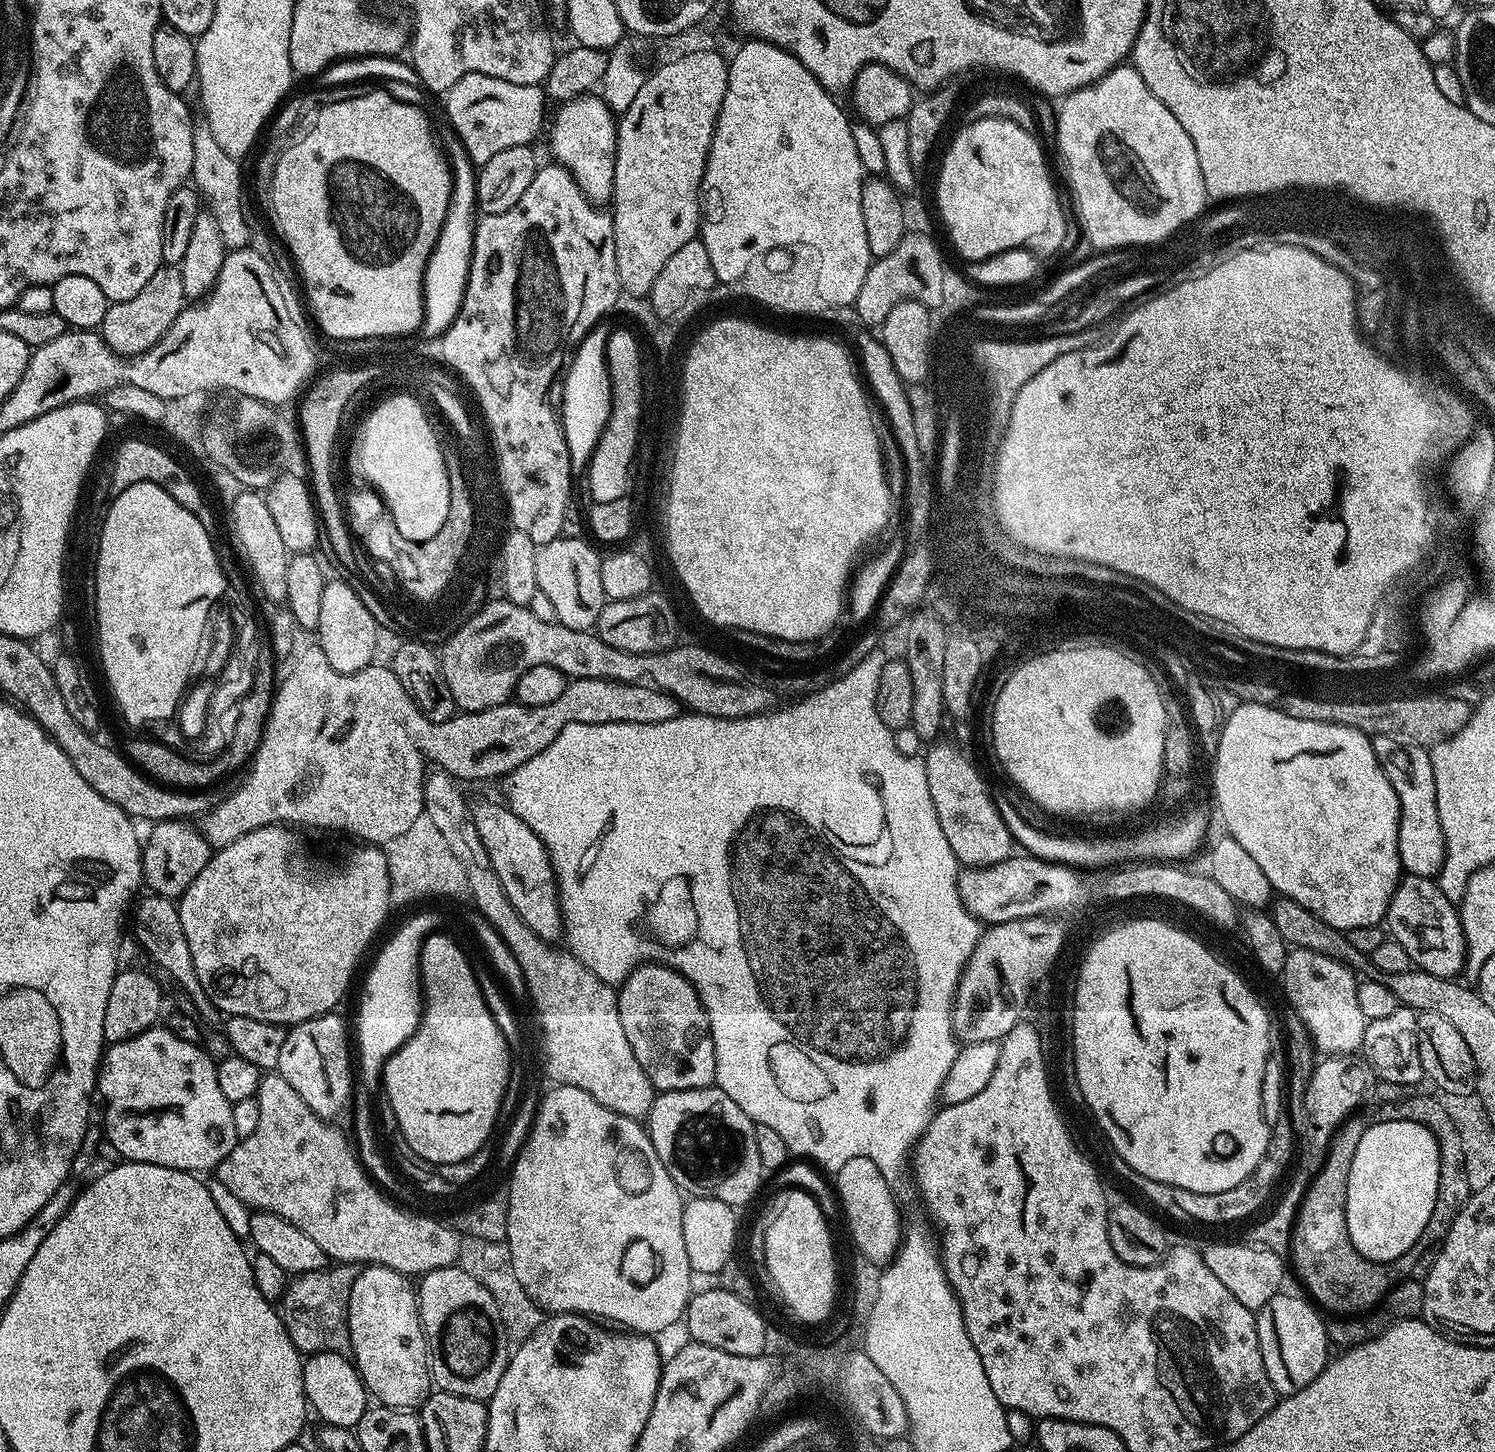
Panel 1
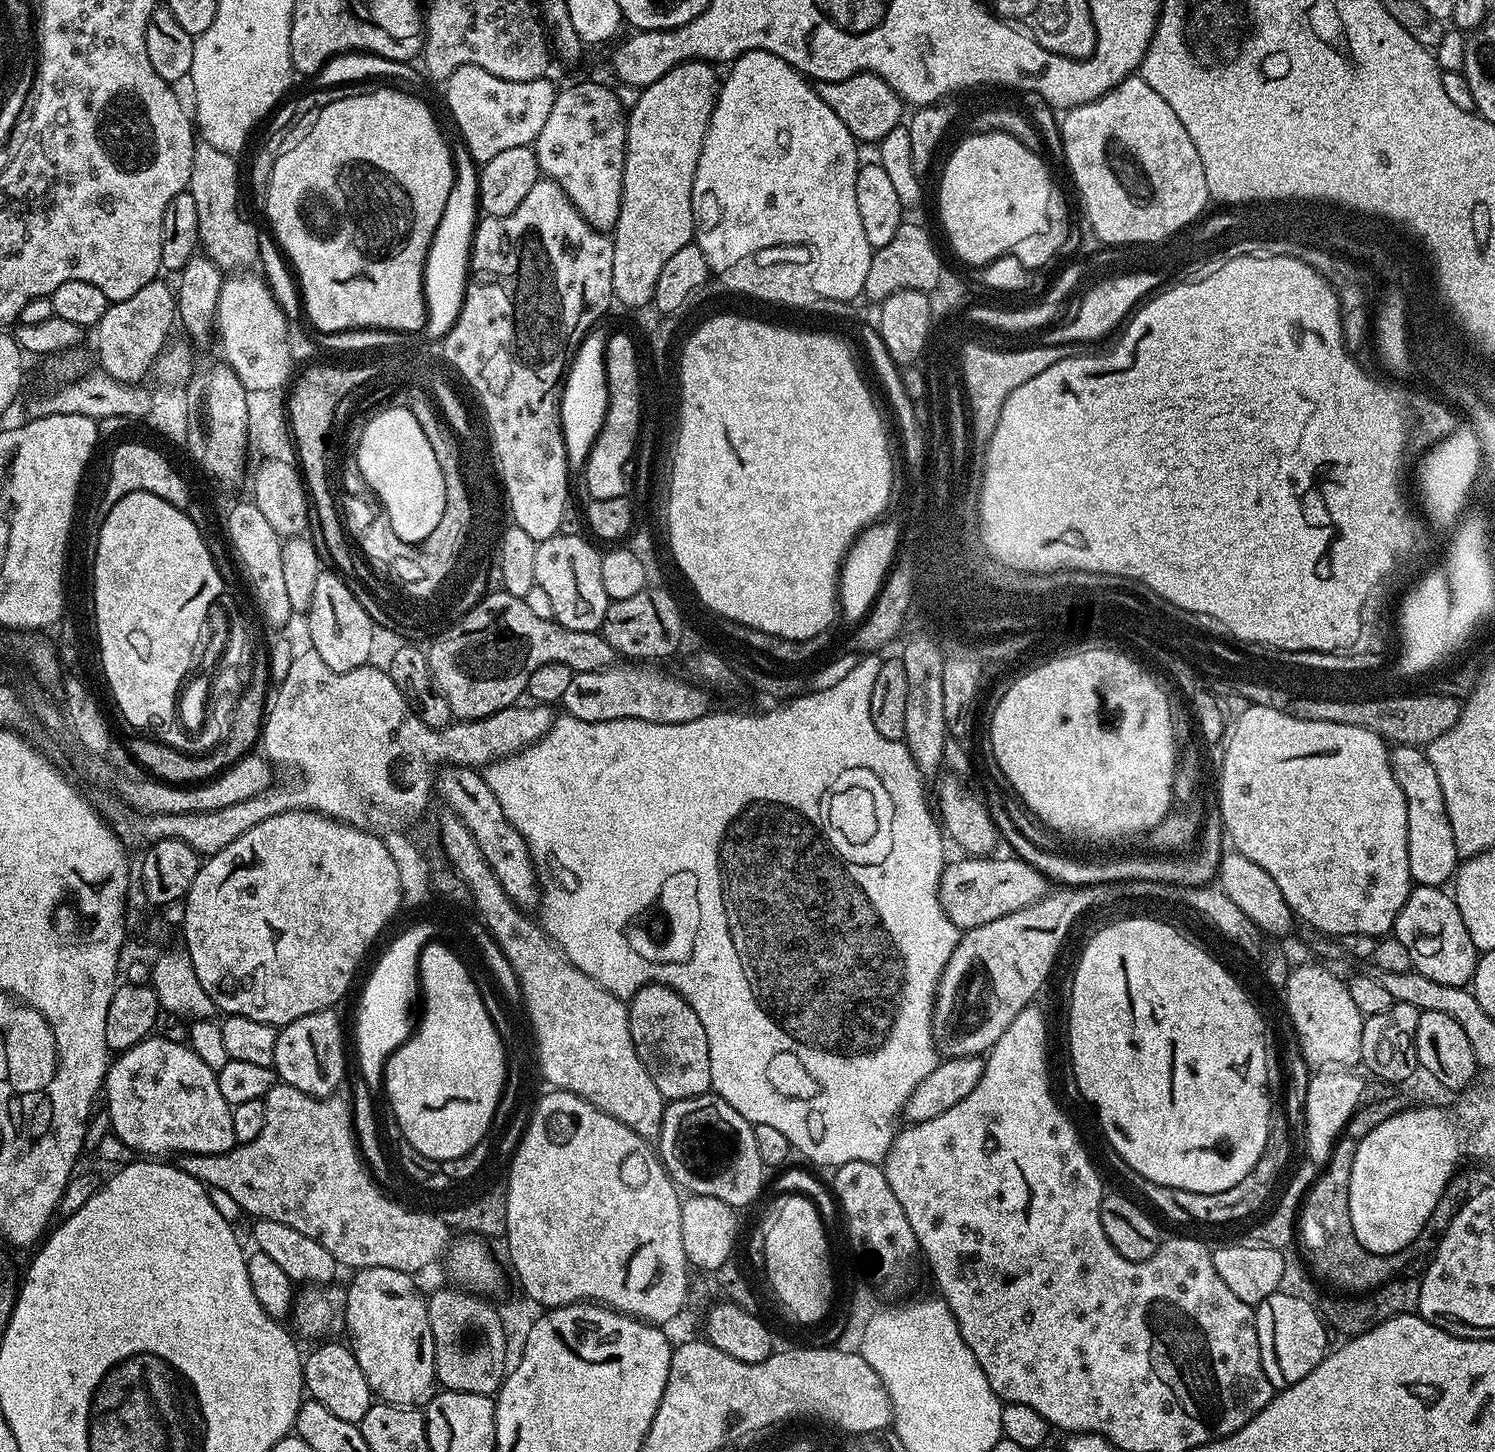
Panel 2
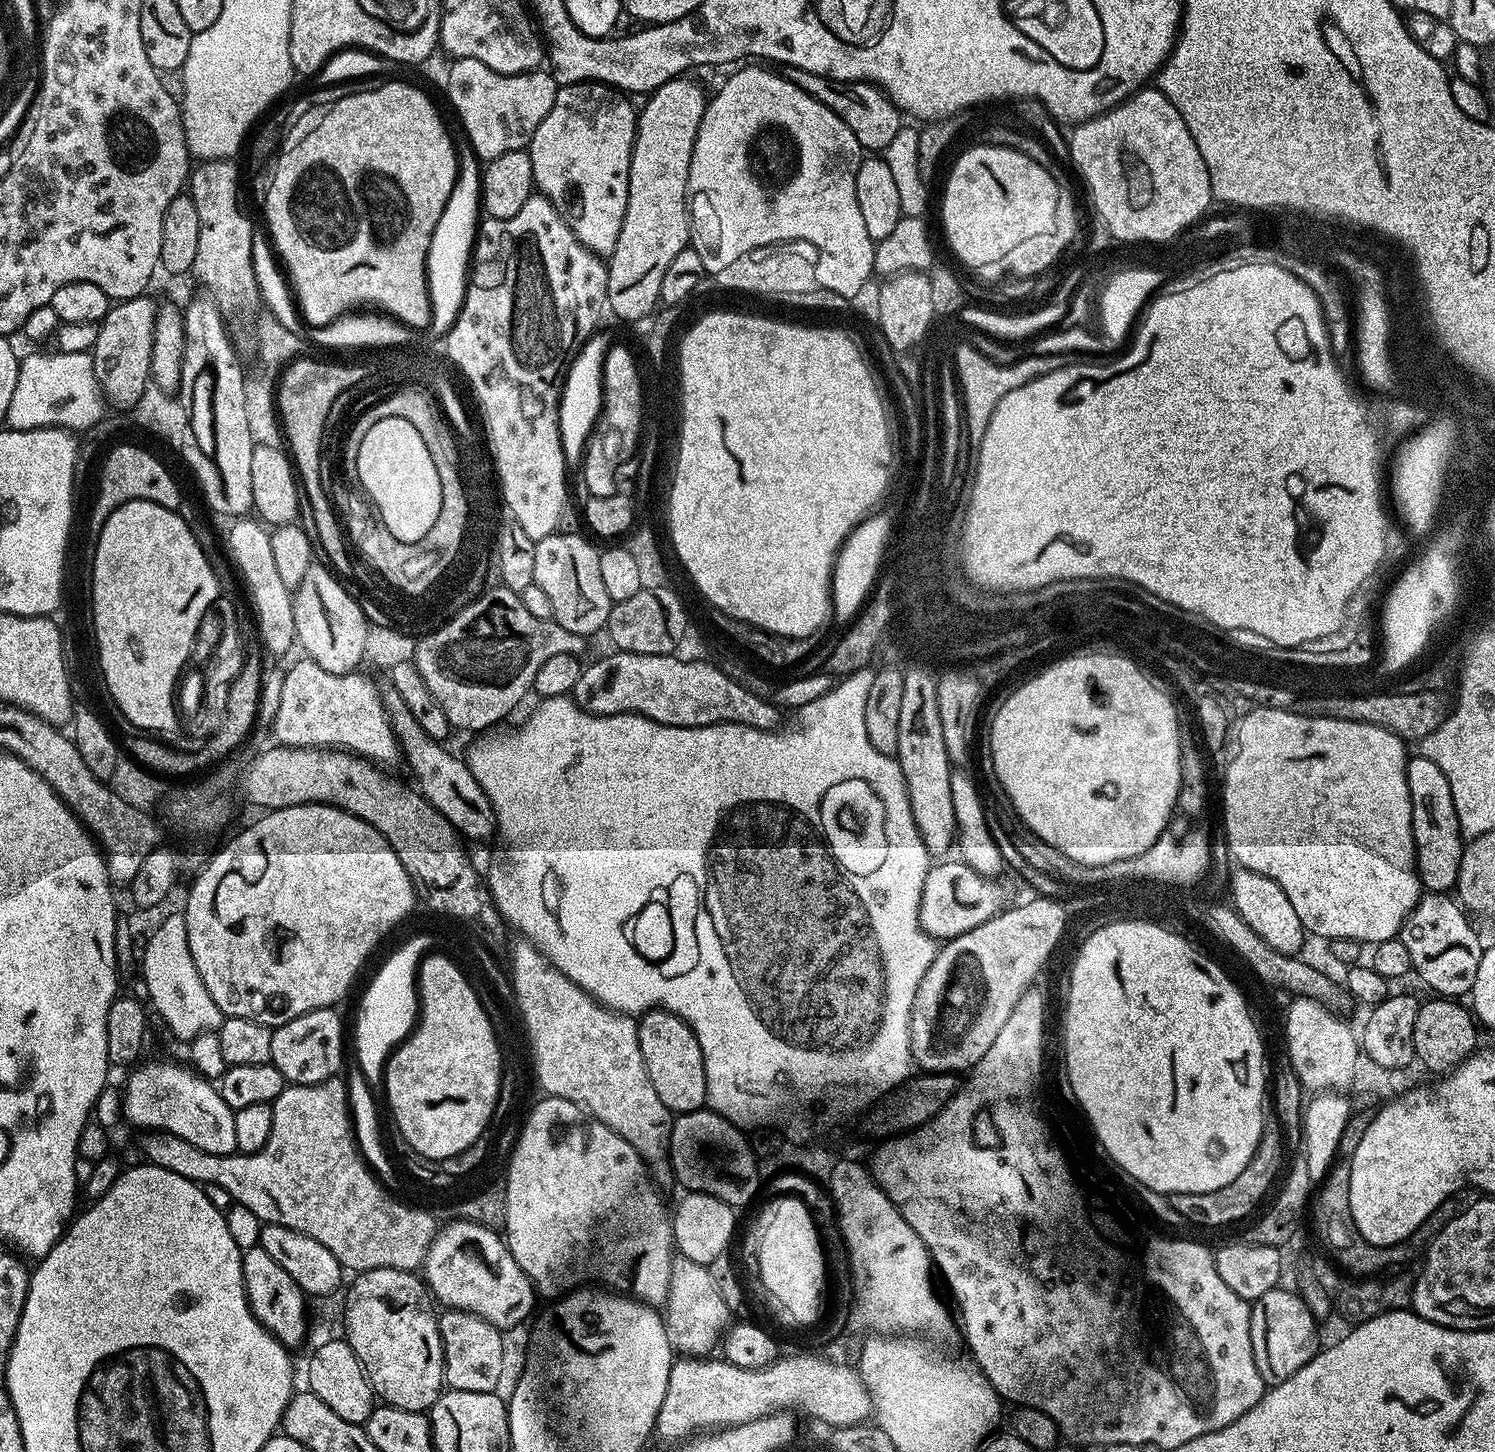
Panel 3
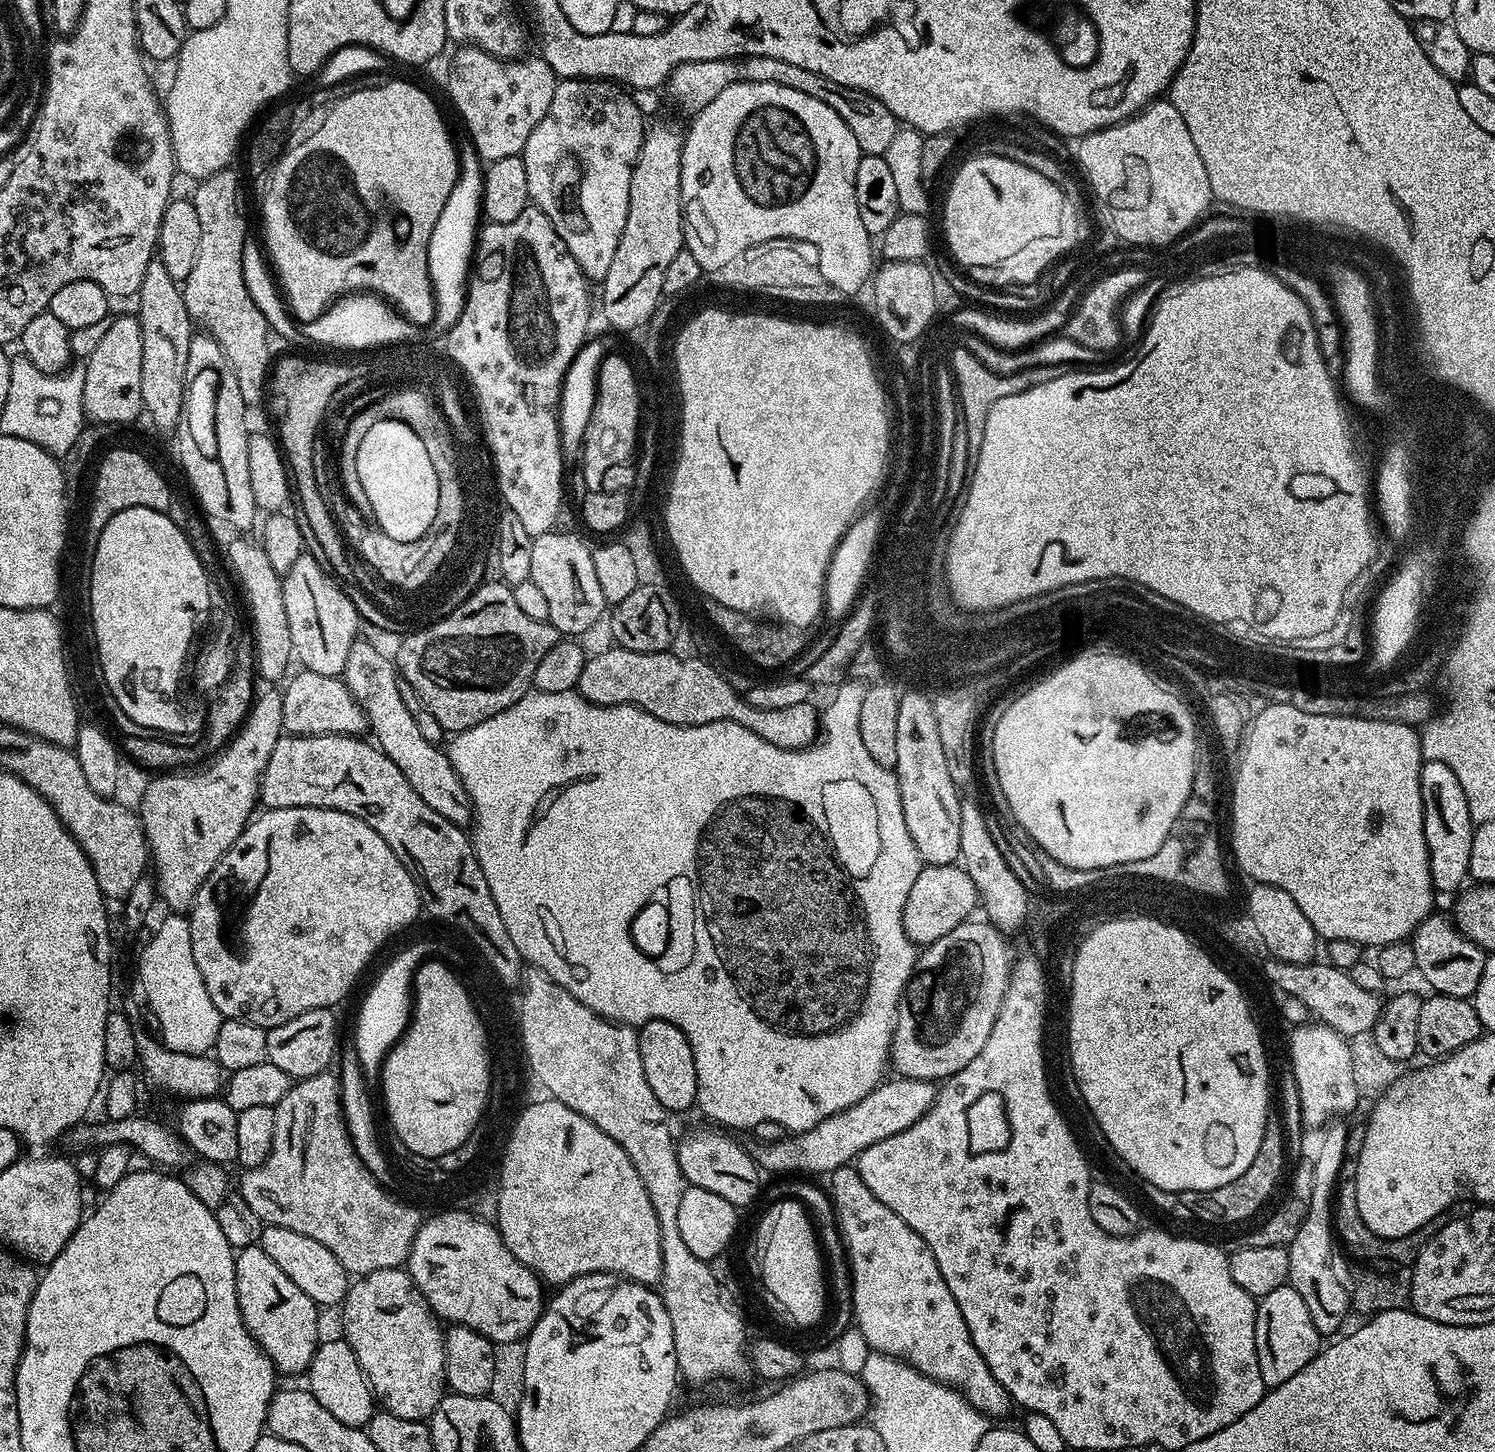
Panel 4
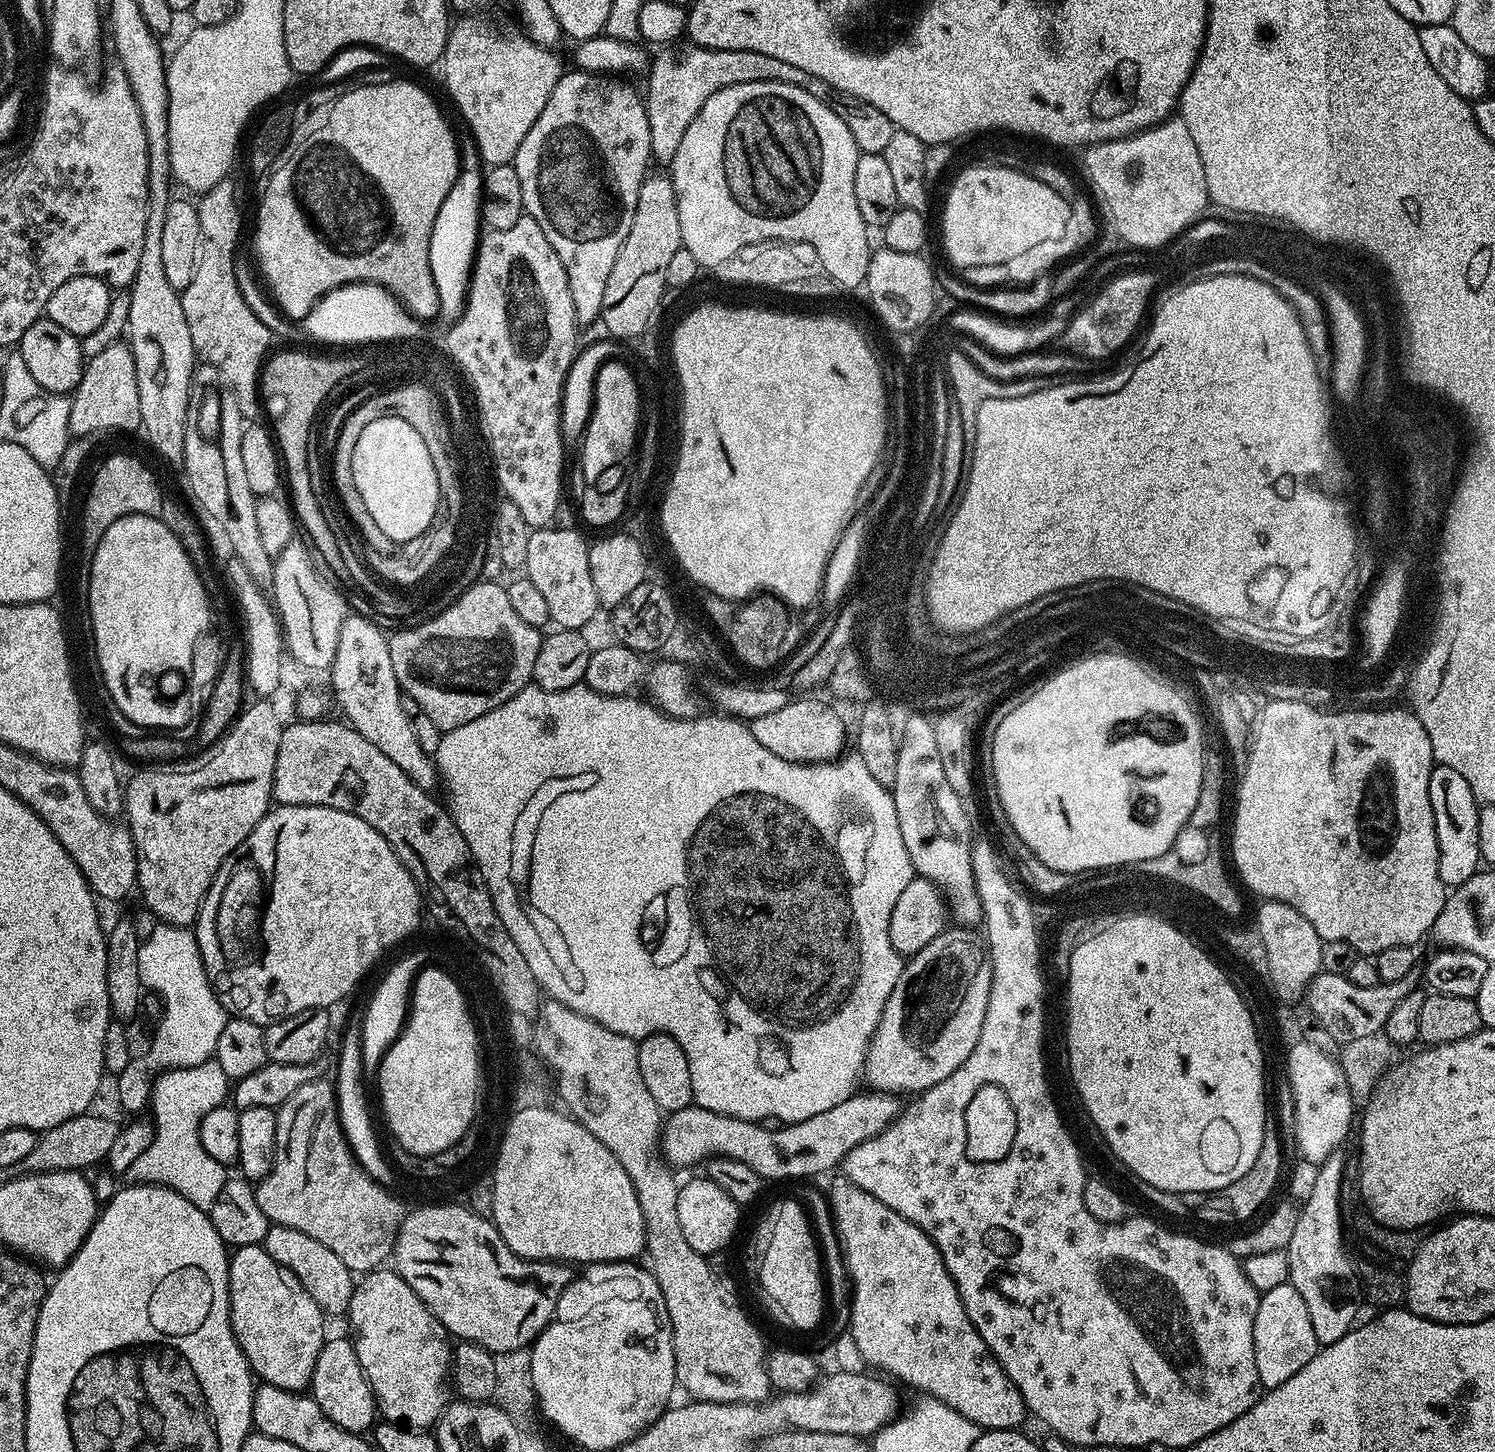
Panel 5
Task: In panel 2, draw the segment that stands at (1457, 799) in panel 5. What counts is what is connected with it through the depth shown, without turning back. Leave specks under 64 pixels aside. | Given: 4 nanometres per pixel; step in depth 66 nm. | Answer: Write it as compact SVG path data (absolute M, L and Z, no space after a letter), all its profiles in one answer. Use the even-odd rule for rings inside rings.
M1397 744L1391 749L1392 773L1402 786L1406 798L1406 834L1408 835L1408 853L1410 854L1410 874L1417 885L1426 888L1438 888L1447 885L1455 877L1458 857L1454 846L1454 830L1450 830L1450 818L1446 814L1446 798L1442 798L1442 782L1438 782L1438 773L1430 766L1427 751L1415 744Z

